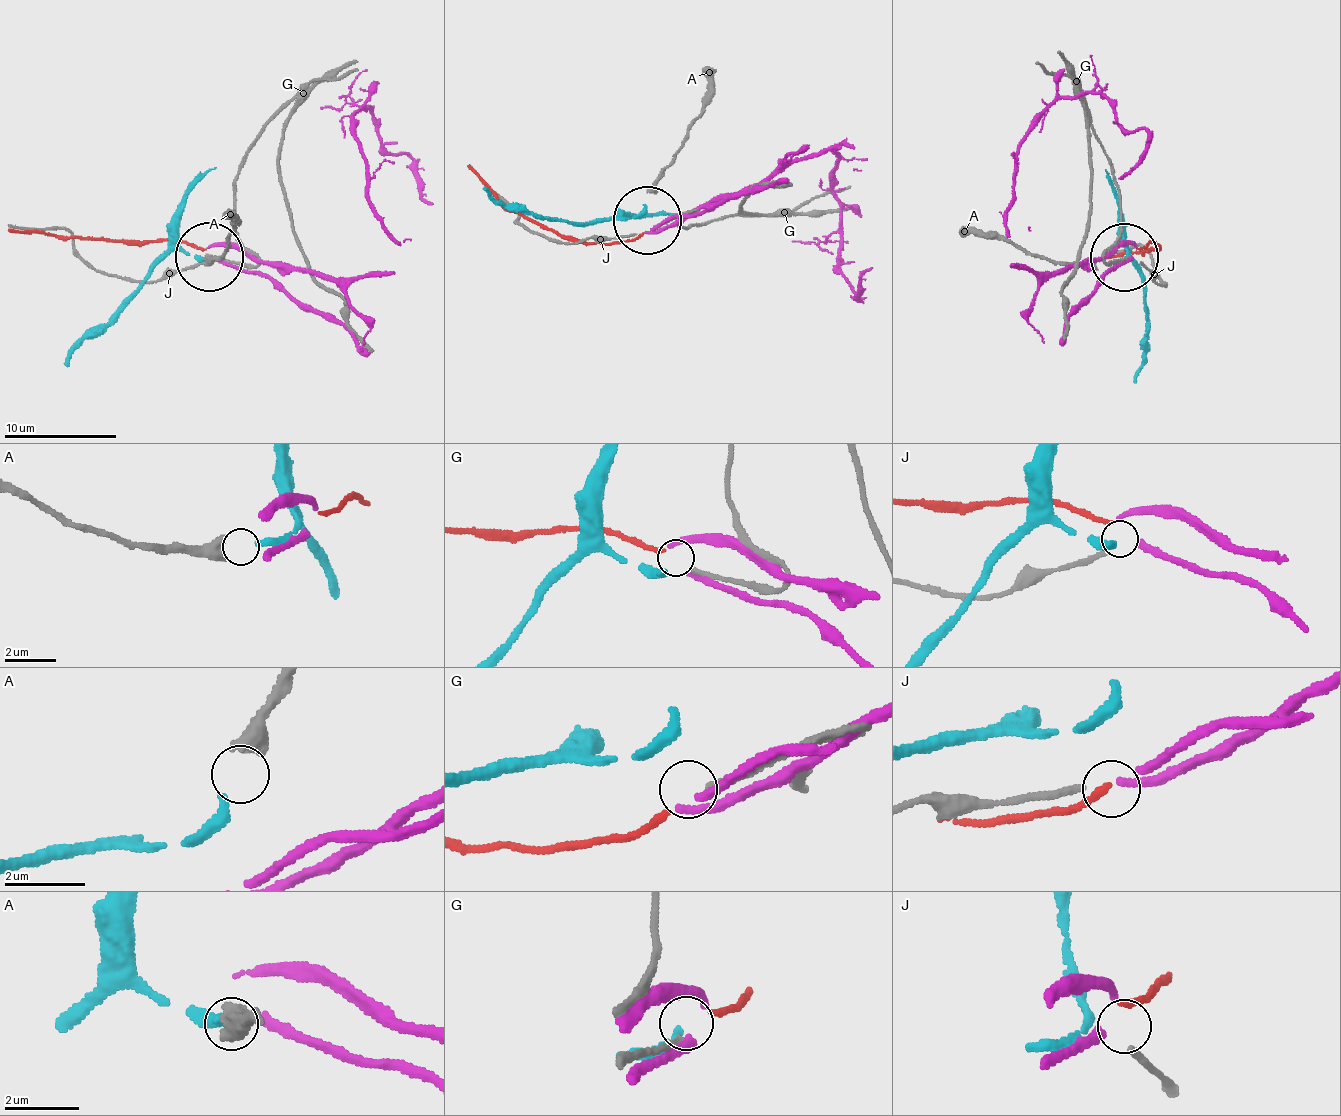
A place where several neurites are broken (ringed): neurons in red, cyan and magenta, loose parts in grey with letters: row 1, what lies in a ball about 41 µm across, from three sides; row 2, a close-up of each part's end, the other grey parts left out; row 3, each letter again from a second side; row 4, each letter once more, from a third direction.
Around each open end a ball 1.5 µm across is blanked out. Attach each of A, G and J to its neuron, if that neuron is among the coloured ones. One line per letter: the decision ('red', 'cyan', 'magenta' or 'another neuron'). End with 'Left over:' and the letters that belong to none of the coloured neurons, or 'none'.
A: cyan
G: red
J: magenta
Left over: none

